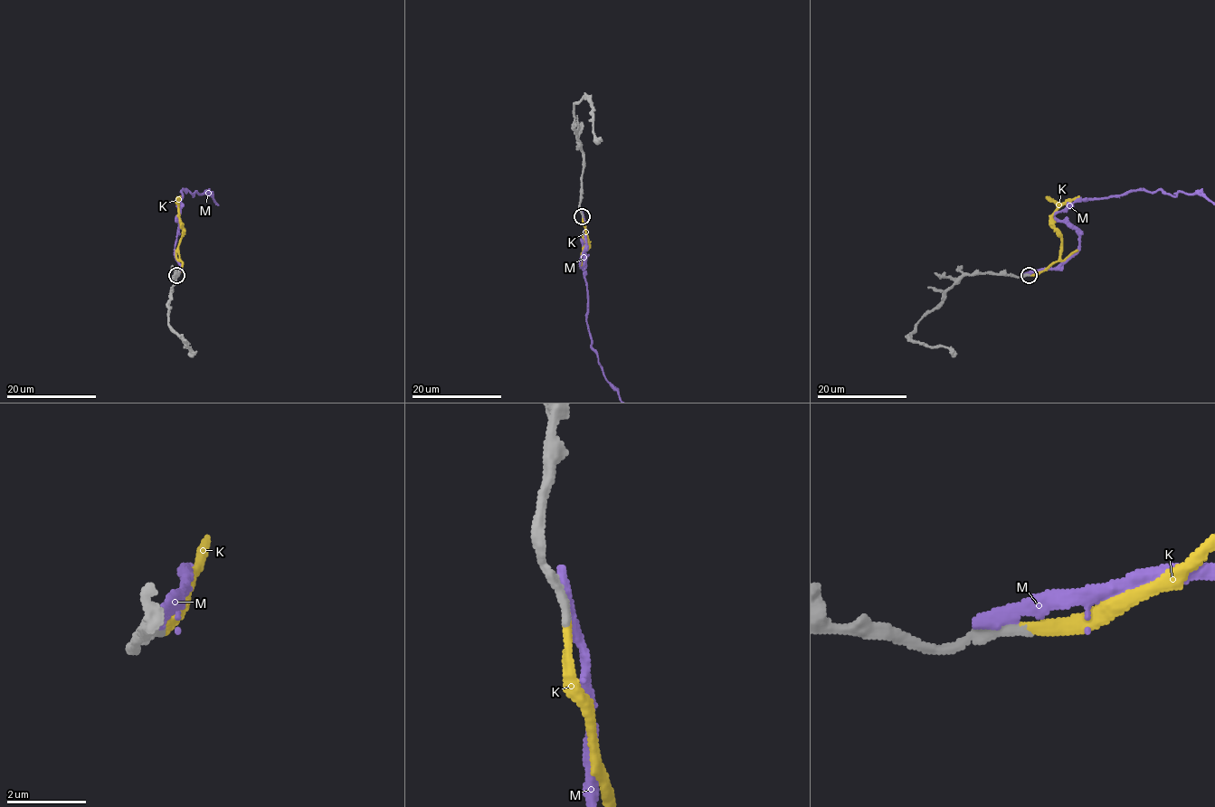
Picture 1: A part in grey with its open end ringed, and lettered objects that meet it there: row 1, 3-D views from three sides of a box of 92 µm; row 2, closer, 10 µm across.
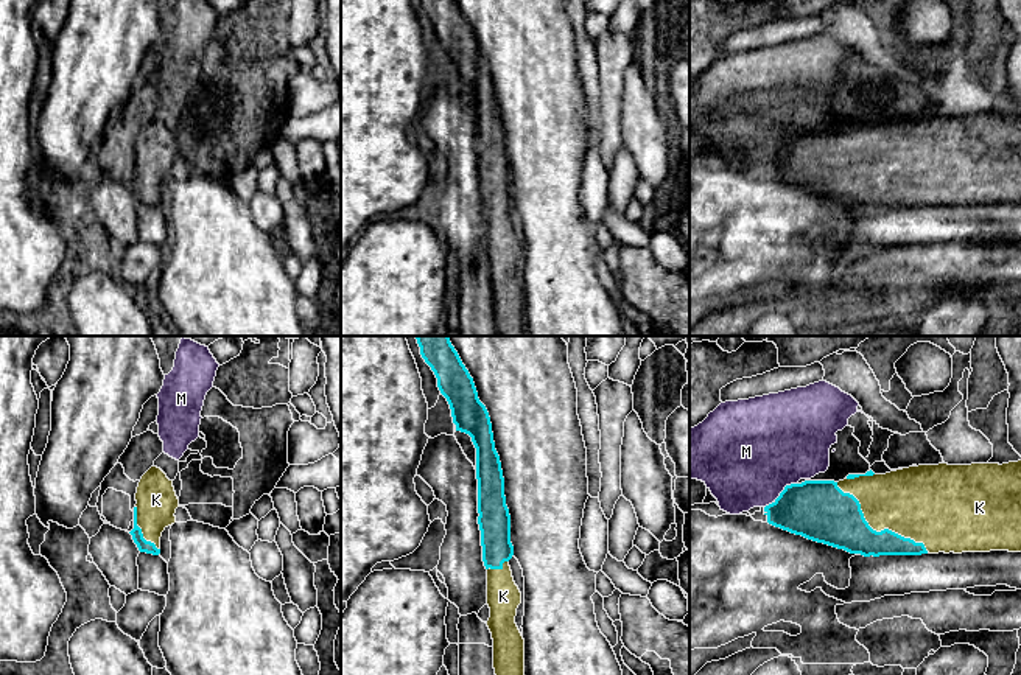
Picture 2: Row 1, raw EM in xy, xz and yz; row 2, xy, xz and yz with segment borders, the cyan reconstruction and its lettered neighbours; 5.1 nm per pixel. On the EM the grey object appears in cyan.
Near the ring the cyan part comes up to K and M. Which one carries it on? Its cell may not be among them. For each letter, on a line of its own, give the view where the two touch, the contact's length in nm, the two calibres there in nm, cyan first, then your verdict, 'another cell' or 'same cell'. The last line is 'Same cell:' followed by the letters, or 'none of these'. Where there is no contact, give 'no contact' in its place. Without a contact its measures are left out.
K: meets cyan in yz; contact 600 nm long; 280 nm thick on the cyan side, 360 nm on the other; same cell
M: meets cyan in yz; contact 220 nm long; 320 nm thick on the cyan side, 480 nm on the other; another cell
Same cell: K

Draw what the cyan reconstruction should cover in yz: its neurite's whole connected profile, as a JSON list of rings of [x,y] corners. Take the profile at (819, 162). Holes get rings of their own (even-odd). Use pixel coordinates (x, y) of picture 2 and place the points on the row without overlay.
[[[1021,112],[1009,115],[918,117],[886,126],[848,126],[844,132],[805,132],[786,137],[780,148],[764,159],[767,174],[864,208],[921,207],[939,204],[1021,204]]]

